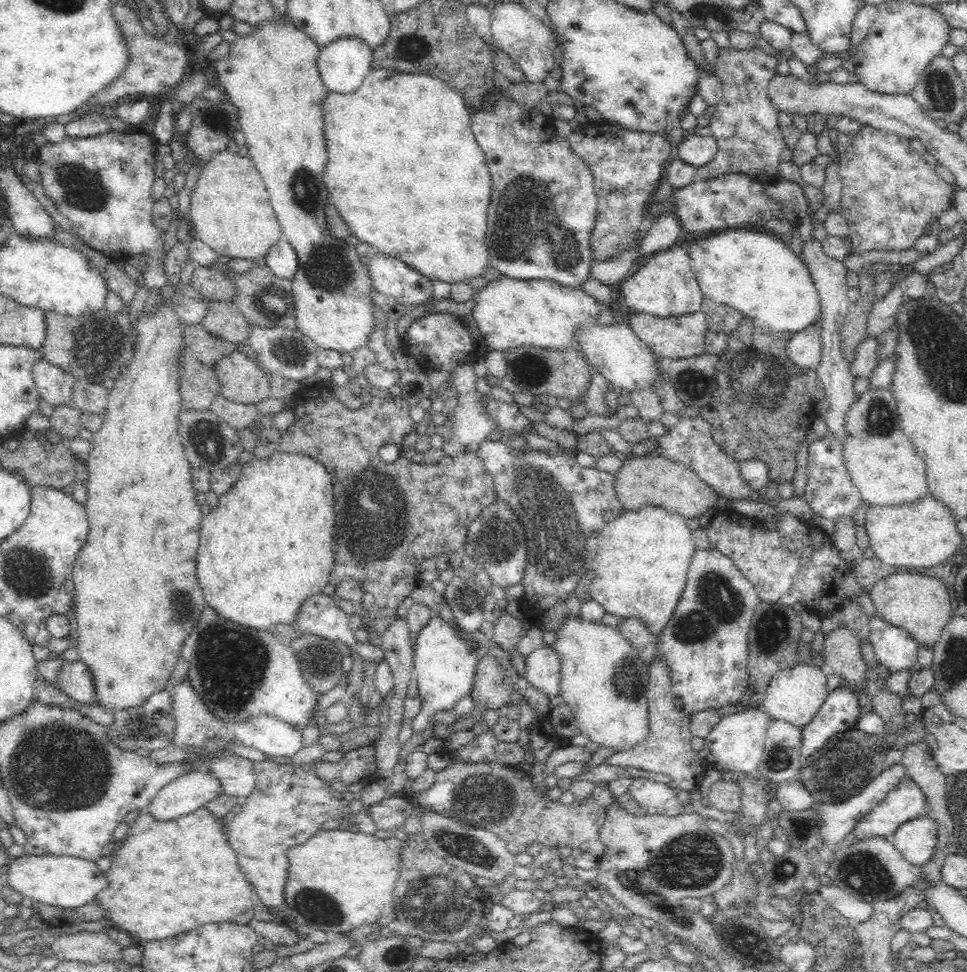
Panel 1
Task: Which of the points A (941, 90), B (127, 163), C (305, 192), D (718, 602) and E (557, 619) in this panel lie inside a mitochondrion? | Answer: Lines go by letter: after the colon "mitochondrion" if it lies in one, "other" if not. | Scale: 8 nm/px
A: mitochondrion
B: mitochondrion
C: mitochondrion
D: mitochondrion
E: other

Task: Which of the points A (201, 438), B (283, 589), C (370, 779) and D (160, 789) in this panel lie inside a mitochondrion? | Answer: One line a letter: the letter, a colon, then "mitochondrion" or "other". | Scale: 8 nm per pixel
A: mitochondrion
B: other
C: other
D: other

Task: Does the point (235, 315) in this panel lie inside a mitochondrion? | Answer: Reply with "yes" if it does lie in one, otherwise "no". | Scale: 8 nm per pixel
no

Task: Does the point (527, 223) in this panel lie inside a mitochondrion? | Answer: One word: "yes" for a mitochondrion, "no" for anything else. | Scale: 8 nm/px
yes

